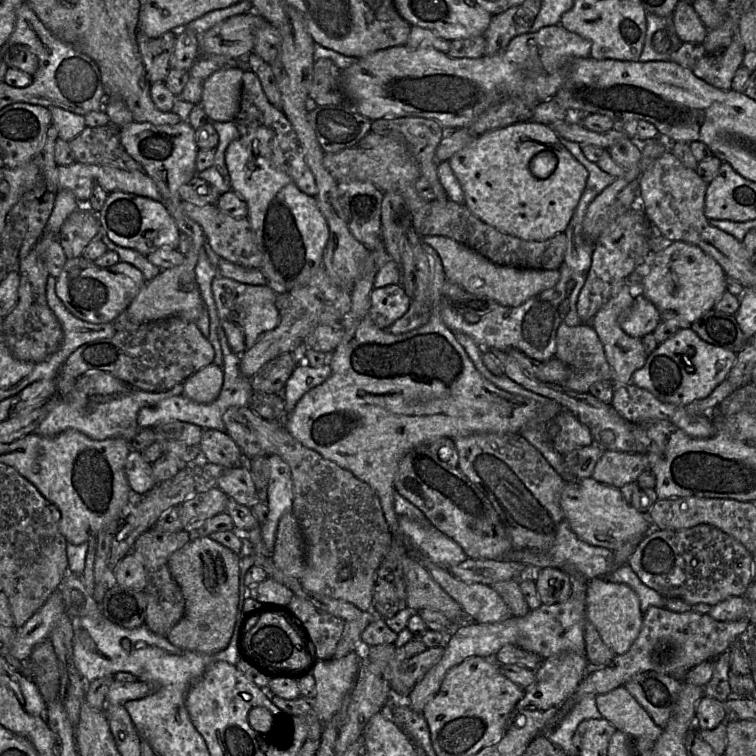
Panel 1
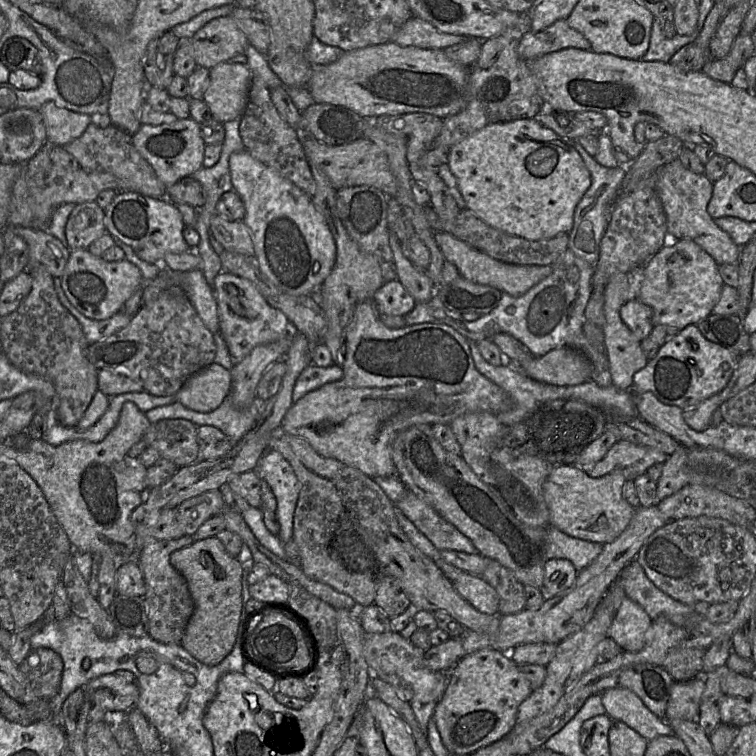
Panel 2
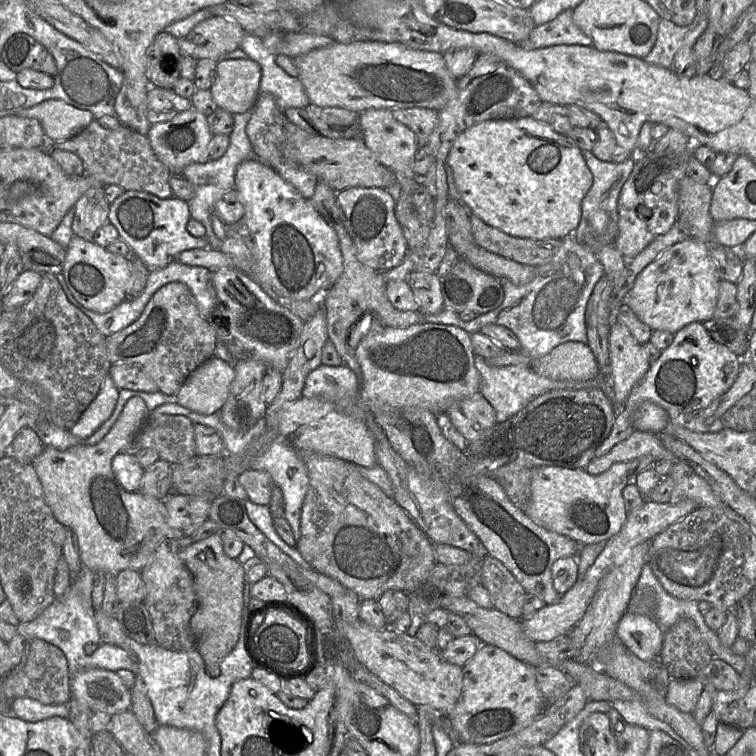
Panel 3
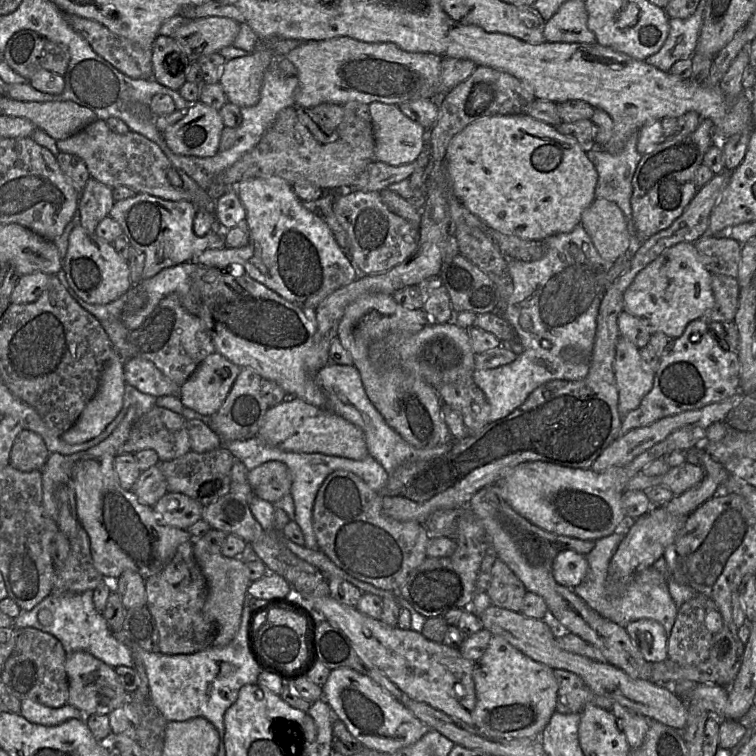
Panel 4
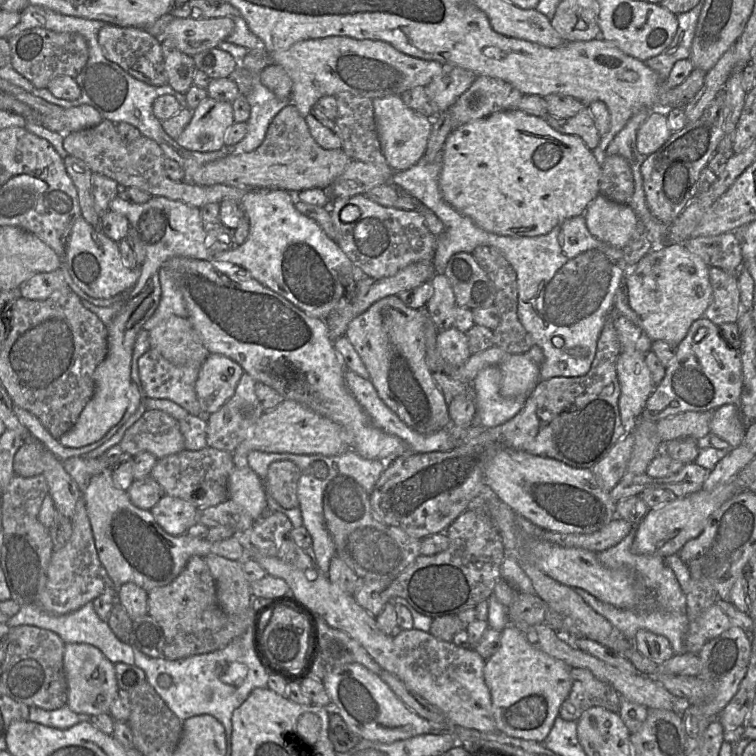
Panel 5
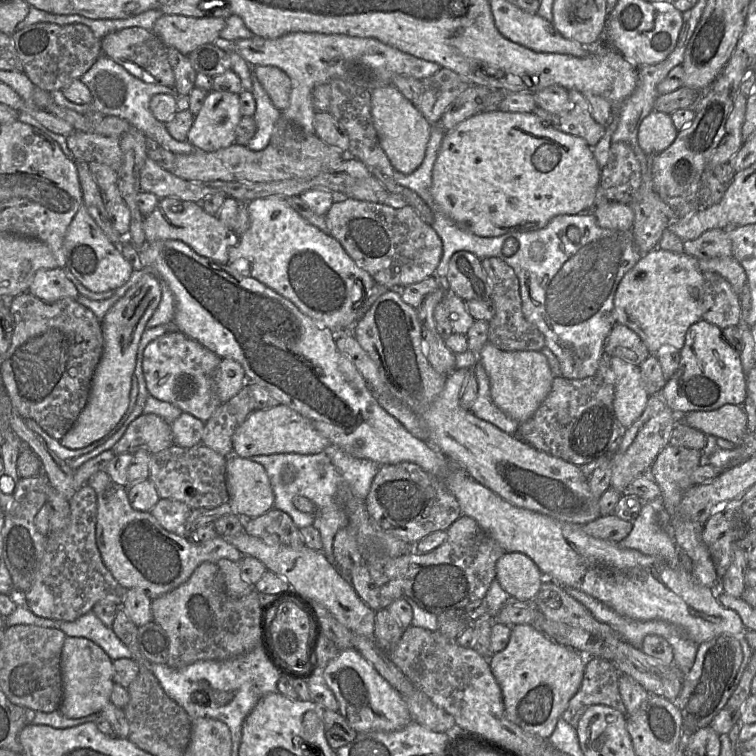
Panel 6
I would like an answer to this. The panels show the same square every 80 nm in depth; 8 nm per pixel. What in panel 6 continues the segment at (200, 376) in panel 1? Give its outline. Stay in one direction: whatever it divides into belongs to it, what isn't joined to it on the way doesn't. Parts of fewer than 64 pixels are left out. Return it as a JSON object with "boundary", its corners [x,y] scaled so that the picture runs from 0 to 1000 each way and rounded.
{"boundary":[[[294,475],[283,497],[284,519],[291,532],[299,533],[327,505],[324,491],[311,476]]]}

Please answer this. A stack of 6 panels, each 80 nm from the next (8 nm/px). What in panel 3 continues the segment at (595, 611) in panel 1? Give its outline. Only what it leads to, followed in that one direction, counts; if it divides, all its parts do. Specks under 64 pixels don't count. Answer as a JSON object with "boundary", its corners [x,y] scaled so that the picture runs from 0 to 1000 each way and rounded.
{"boundary":[[[828,808],[820,817],[813,841],[849,873],[869,873],[874,864],[880,835],[865,817]]]}

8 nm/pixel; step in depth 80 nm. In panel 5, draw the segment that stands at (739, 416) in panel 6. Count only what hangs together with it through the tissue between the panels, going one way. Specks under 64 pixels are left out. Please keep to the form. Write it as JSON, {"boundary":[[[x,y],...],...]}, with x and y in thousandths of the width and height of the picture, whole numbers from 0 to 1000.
{"boundary":[[[959,534],[943,544],[939,571],[964,586],[967,593],[980,587],[987,573],[987,560],[978,534]]]}

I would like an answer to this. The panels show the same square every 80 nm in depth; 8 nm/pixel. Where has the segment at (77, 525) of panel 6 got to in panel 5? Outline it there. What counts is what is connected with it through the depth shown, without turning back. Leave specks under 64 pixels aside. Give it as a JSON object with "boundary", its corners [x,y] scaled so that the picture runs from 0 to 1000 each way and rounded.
{"boundary":[[[110,656],[99,668],[94,685],[95,708],[79,726],[70,728],[62,753],[61,770],[49,788],[48,799],[73,813],[98,810],[132,787],[149,788],[153,794],[156,775],[151,772],[134,746]]]}

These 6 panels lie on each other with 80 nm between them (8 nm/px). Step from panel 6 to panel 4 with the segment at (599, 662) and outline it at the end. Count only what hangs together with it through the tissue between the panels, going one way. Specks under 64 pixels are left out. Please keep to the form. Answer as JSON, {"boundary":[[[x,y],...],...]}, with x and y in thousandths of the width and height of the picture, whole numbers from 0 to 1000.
{"boundary":[[[745,885],[731,886],[738,902],[737,942],[743,944],[769,943],[780,931],[808,939],[812,927],[784,917],[766,893]]]}

